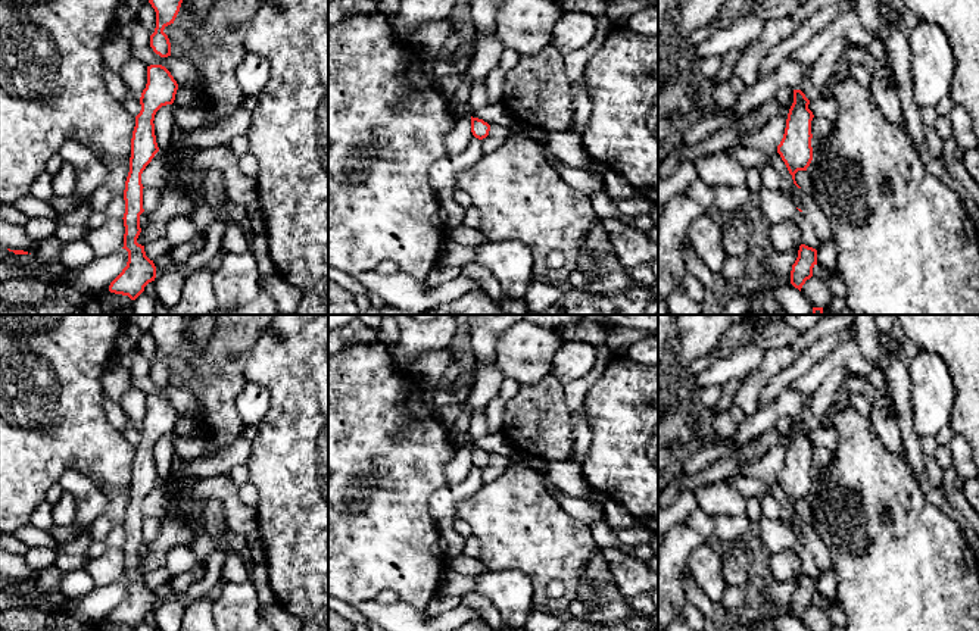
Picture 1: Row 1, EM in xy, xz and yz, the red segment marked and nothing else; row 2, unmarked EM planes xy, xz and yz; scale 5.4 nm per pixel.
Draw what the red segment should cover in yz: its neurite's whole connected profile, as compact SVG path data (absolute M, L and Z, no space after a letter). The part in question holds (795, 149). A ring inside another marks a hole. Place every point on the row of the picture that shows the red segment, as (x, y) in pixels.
M794 90L794 103L789 109L786 128L777 153L785 162L794 184L801 188L795 181L798 171L807 171L813 160L811 147L811 121L813 112L808 109L810 100L801 90Z

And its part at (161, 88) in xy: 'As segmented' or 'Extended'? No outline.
As segmented

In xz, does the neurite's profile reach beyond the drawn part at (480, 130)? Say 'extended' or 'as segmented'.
as segmented

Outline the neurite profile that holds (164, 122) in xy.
M174 103L162 106L155 115L153 124L159 150L168 149L172 141L172 135L177 128L174 122L174 107Z

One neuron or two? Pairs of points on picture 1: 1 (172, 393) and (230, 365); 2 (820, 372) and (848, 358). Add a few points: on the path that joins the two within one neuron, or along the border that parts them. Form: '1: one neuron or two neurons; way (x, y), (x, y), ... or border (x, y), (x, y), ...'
1: two neurons; border (171, 384), (186, 389), (198, 402), (203, 416)
2: one neuron; way (828, 365), (841, 358)

